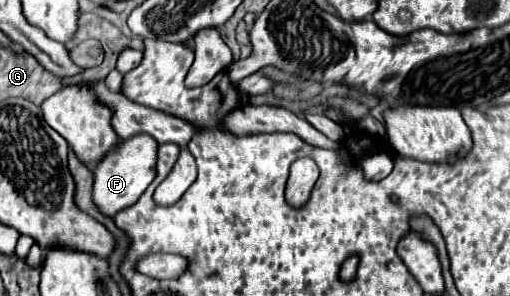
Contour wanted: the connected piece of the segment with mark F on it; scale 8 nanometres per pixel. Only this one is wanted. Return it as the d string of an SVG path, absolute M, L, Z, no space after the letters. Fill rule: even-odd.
M133 135L131 139L123 139L111 149L105 159L101 159L95 167L95 183L93 183L93 203L109 217L113 217L119 209L133 205L141 193L155 179L155 163L157 163L159 143L151 139L151 135Z

